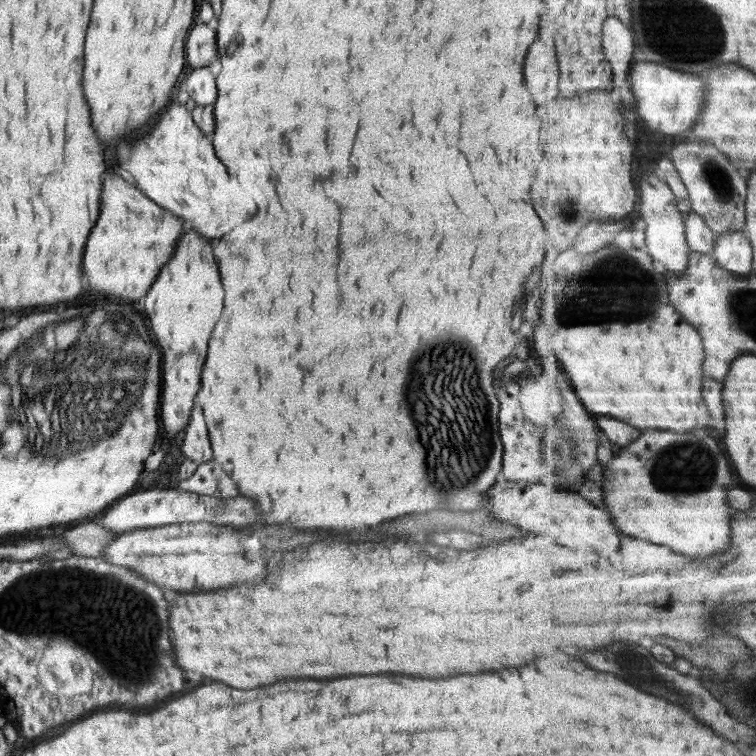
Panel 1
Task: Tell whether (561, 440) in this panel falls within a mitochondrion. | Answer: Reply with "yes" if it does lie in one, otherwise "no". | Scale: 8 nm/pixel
yes

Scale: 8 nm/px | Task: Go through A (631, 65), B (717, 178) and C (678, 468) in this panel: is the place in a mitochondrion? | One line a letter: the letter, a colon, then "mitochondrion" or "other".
A: other
B: mitochondrion
C: mitochondrion

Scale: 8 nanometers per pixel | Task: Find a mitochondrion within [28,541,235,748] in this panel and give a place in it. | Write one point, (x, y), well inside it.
(141, 608)

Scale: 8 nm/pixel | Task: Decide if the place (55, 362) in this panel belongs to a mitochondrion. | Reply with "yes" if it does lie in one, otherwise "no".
yes

